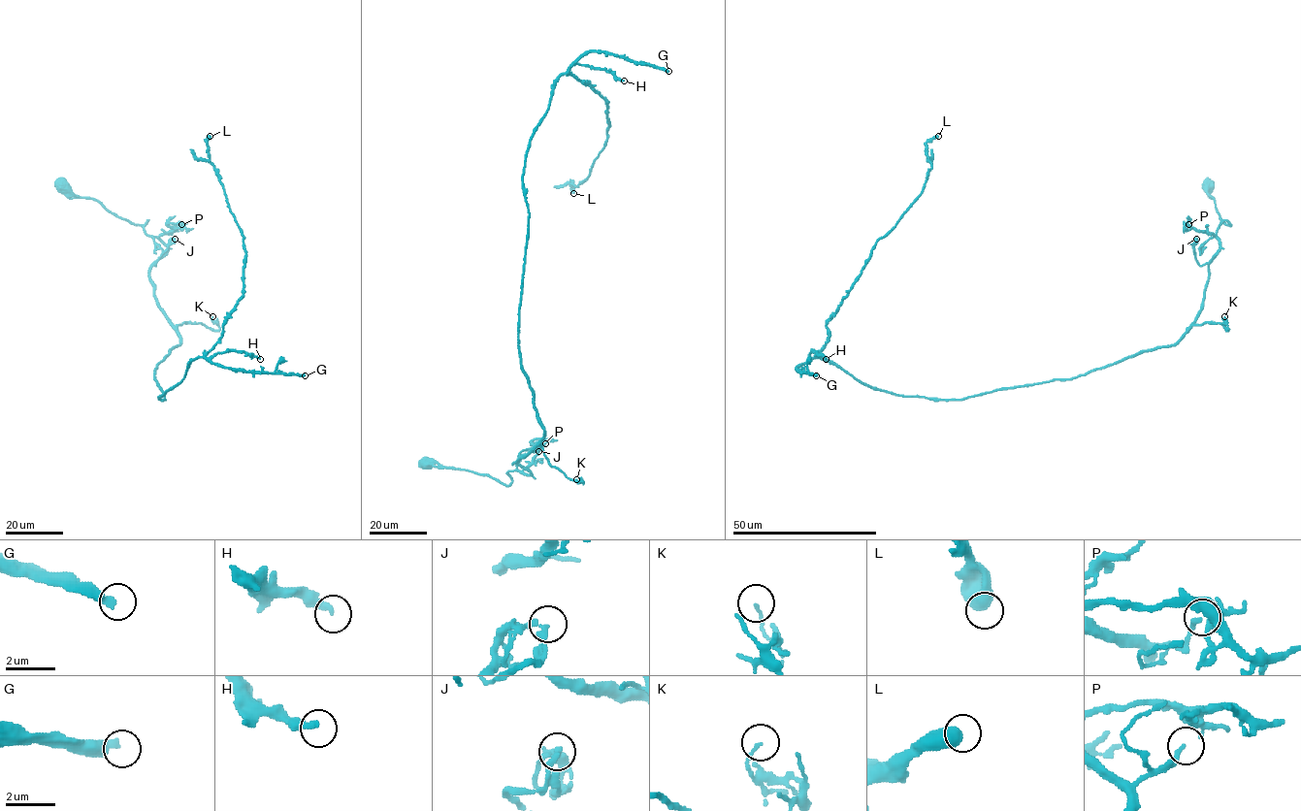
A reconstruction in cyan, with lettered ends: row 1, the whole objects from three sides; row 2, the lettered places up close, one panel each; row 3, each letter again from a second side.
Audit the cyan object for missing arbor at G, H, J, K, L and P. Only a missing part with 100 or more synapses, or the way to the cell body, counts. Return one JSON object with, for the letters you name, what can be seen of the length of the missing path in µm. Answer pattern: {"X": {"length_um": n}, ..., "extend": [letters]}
{"G": {"length_um": 60}, "extend": ["G"]}

